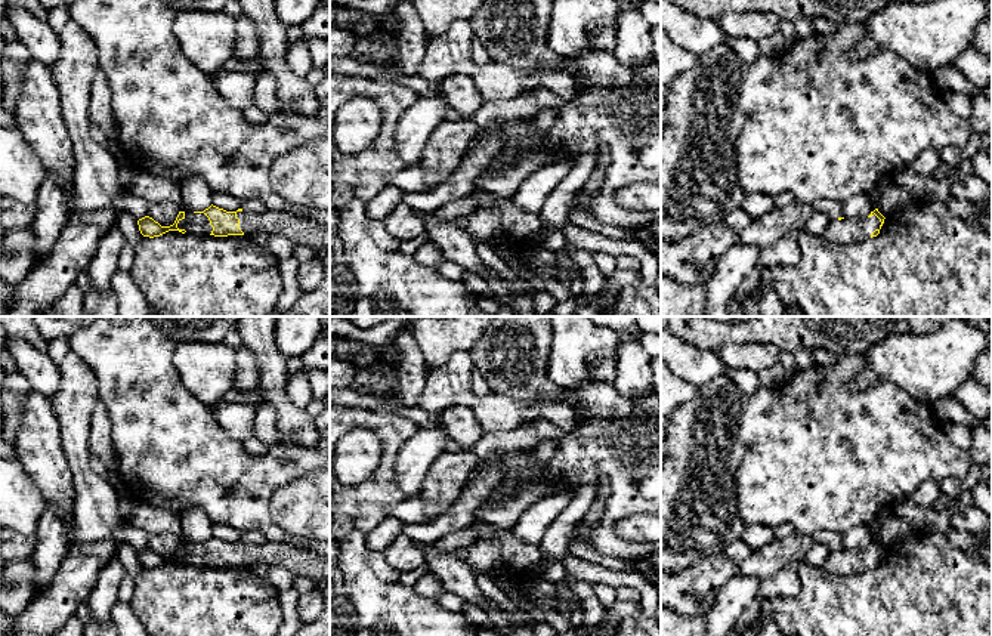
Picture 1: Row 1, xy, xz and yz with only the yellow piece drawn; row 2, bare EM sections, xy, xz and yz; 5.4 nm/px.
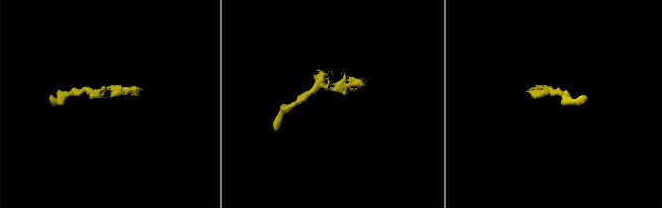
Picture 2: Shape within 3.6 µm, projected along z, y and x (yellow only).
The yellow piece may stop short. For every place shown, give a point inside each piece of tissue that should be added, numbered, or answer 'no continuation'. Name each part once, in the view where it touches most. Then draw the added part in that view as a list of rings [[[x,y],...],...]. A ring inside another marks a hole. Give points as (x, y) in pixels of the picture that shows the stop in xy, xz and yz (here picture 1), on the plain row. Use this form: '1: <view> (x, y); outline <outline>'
1: xy (302, 562); outline [[[237,543],[239,561],[250,568],[254,564],[281,565],[294,577],[309,577],[316,583],[330,580],[330,558],[300,546],[299,543],[272,543],[251,546]]]
2: yz (846, 562); outline [[[875,546],[865,550],[831,550],[822,569],[838,577],[860,574],[869,571],[871,565],[880,561],[880,556],[881,553]]]

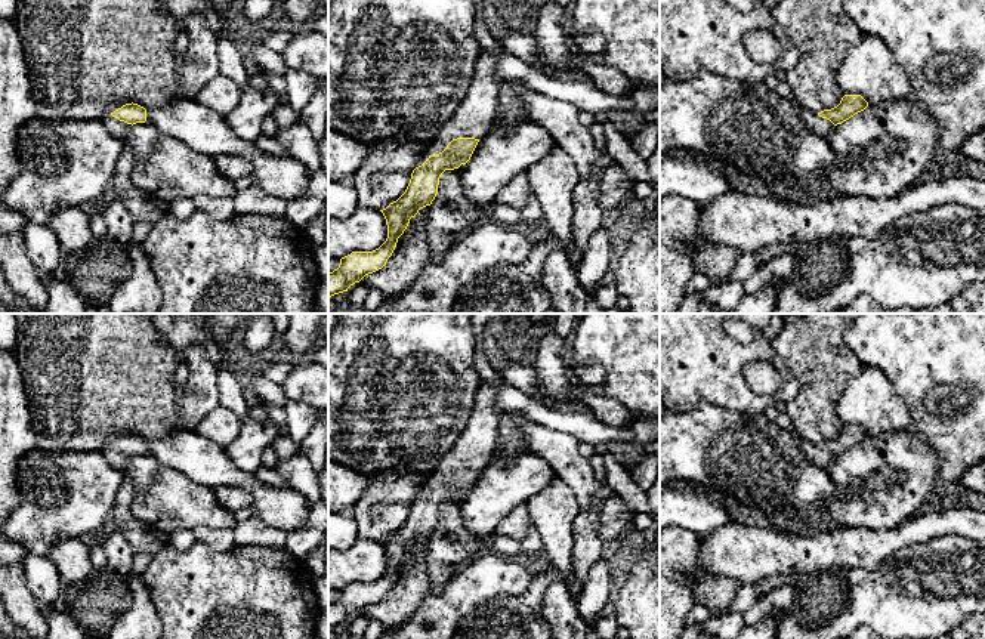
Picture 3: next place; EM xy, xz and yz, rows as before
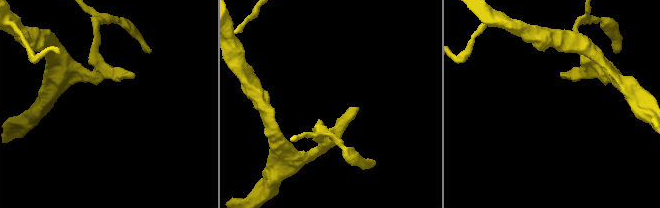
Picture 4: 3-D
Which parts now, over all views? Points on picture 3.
1: xz (475, 448); outline [[[481,380],[470,419],[453,448],[439,460],[430,487],[442,484],[457,469],[485,469],[504,438],[504,420],[494,413],[495,390]]]

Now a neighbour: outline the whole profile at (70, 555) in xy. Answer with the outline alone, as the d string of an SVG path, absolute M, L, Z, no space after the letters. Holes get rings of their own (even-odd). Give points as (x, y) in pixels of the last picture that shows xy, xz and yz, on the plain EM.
M78 537L58 540L47 558L55 564L64 586L74 586L86 581L95 571L89 547Z

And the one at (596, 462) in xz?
M595 454L589 459L589 462L590 462L590 466L593 467L595 476L600 482L600 485L602 487L608 485L603 456Z

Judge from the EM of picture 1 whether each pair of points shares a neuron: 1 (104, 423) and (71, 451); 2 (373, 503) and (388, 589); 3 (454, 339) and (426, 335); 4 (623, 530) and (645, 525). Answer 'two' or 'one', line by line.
1: two
2: two
3: one
4: one

